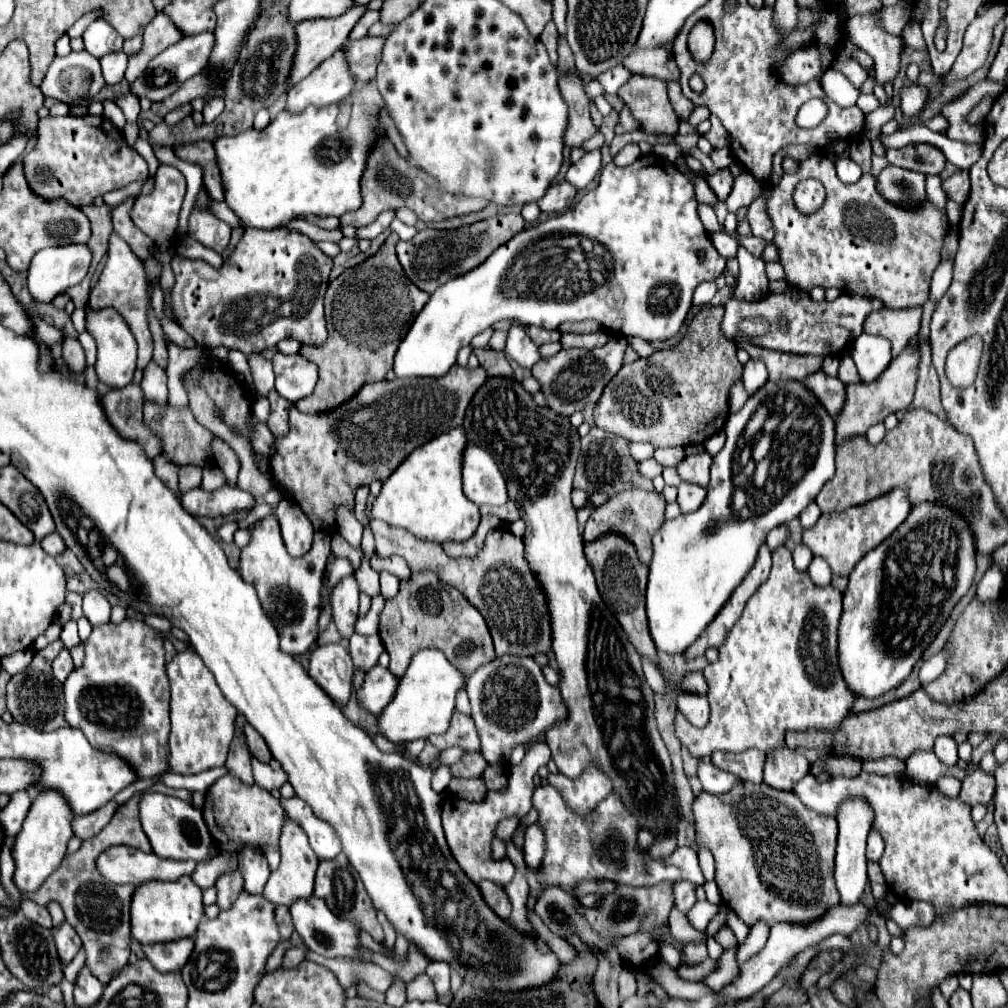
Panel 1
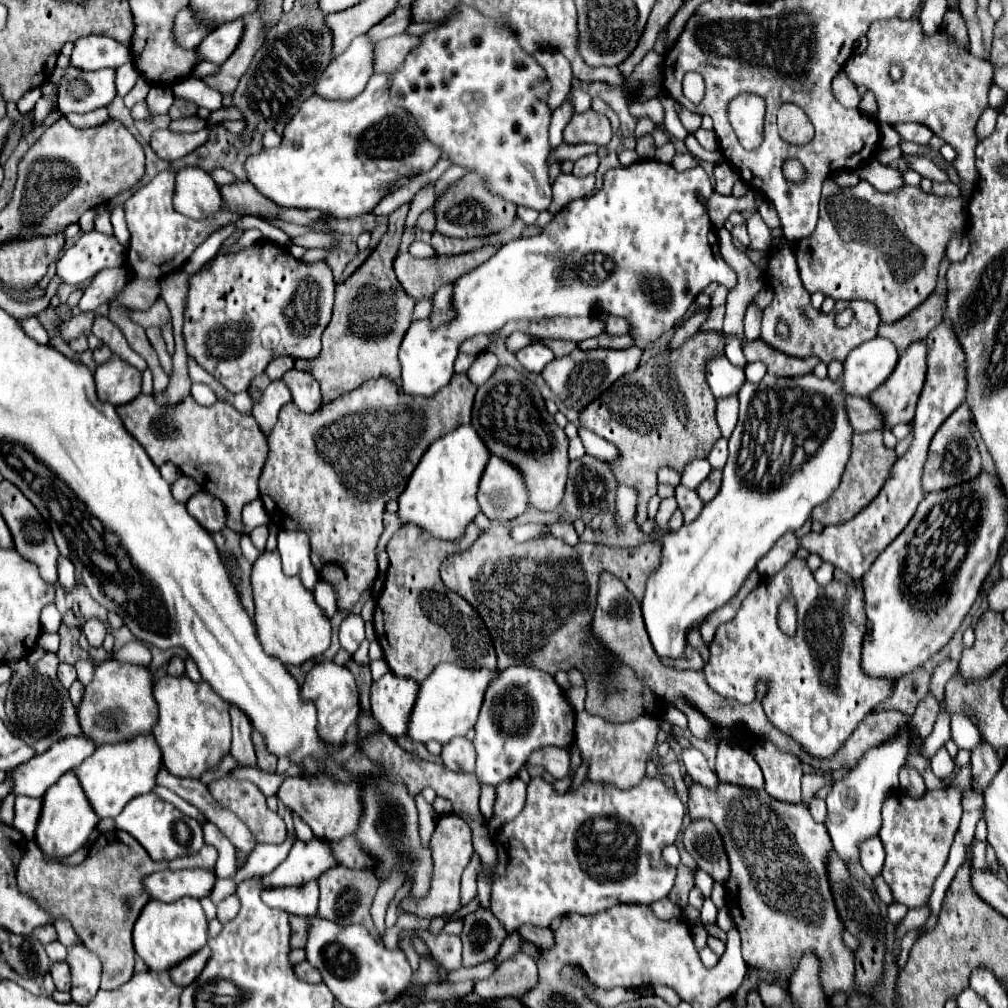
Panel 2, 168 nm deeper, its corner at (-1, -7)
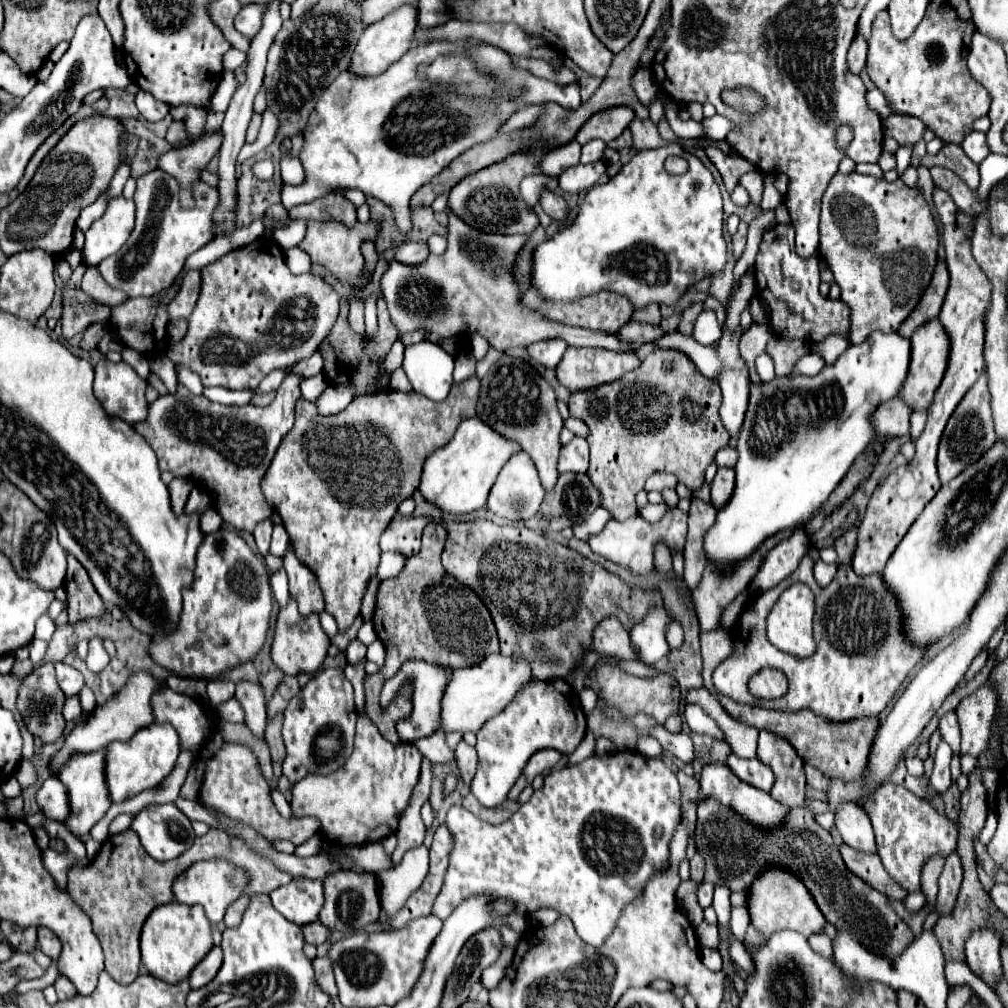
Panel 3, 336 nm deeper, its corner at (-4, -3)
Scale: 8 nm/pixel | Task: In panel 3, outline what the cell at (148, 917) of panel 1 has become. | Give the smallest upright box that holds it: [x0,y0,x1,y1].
[142,903,212,983]

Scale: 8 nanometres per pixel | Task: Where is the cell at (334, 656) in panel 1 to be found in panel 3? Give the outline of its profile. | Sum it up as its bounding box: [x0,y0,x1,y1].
[284,669,356,783]

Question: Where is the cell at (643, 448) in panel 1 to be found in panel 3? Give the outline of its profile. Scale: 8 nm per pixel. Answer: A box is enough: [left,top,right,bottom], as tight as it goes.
[564,417,588,437]

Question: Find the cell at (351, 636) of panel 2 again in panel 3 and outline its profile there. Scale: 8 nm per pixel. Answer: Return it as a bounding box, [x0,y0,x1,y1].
[346,641,366,665]

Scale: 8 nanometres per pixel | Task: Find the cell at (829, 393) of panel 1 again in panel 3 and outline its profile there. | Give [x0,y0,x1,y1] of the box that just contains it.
[872,397,910,437]

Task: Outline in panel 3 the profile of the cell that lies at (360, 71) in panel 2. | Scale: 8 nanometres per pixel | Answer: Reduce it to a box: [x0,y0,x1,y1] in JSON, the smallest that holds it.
[350,5,418,75]

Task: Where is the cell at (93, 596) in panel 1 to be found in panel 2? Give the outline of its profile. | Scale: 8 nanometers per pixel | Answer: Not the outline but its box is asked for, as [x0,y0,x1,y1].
[83,619,107,647]

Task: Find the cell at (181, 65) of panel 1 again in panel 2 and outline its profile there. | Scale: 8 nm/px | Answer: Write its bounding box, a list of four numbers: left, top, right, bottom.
[195,19,243,65]

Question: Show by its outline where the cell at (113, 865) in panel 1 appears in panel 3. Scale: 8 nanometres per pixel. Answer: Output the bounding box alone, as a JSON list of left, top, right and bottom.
[174,859,250,923]

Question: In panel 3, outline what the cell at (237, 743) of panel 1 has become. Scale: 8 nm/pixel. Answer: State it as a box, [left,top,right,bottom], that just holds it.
[236,681,266,737]

